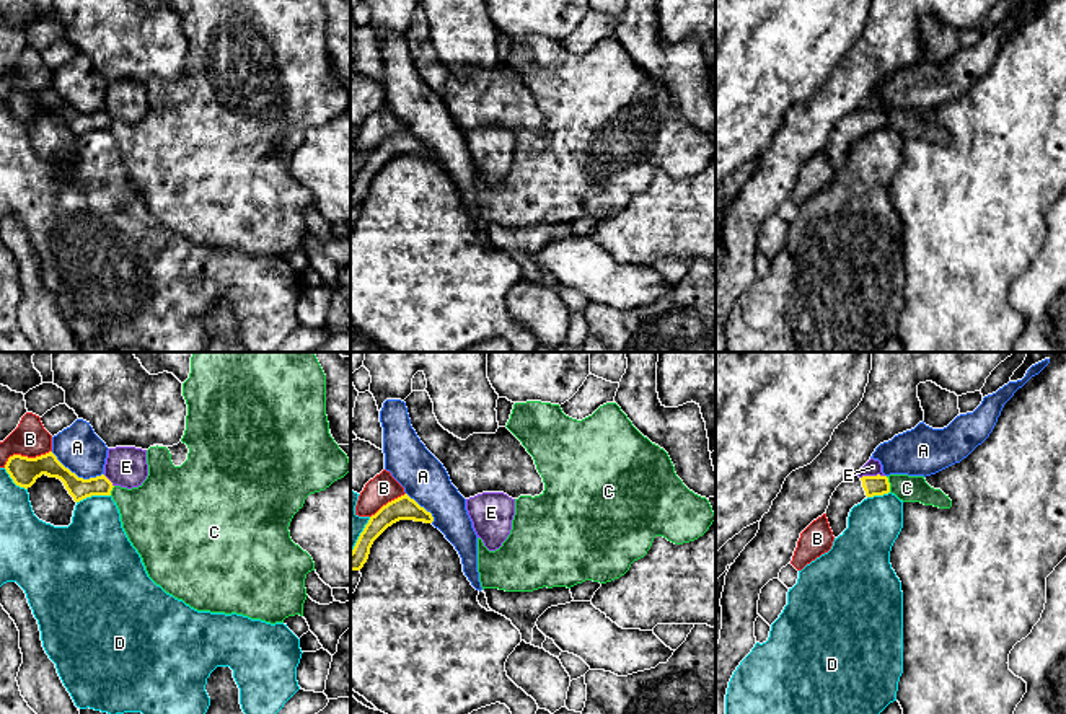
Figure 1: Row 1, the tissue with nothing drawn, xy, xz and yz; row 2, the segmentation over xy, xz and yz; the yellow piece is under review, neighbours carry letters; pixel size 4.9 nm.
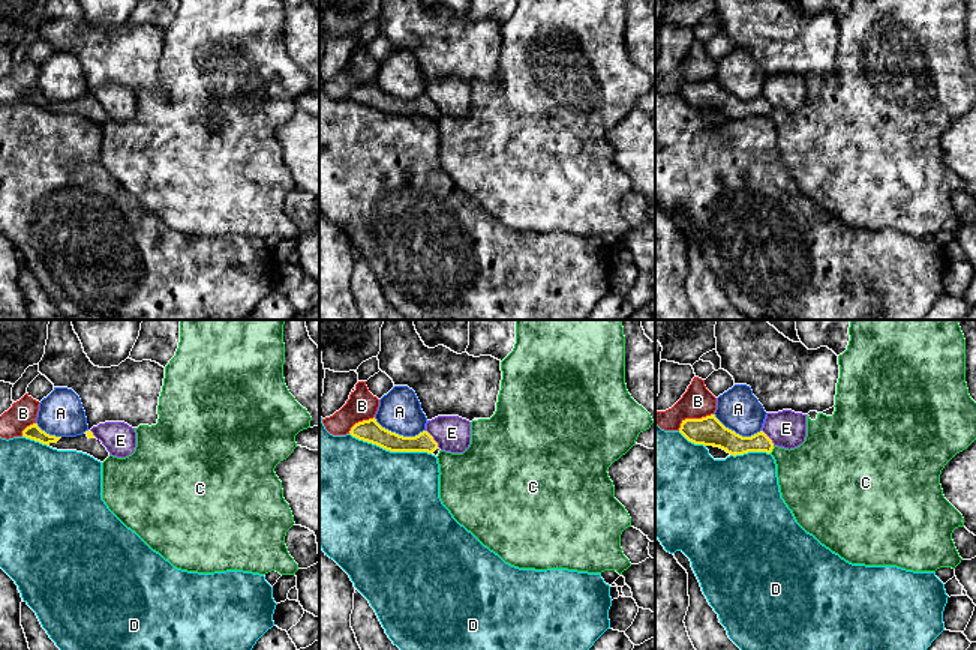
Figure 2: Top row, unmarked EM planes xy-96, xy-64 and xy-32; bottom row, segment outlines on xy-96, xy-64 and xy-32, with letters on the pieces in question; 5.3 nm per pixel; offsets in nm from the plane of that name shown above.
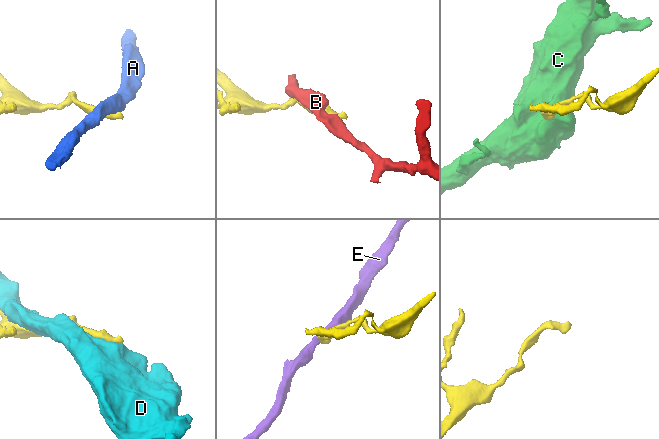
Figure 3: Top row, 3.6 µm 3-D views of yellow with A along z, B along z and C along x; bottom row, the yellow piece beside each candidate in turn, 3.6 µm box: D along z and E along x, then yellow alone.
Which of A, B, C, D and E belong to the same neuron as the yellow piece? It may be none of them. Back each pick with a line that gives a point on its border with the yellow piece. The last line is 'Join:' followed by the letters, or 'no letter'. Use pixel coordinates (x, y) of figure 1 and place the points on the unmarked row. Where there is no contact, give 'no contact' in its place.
Join: no letter

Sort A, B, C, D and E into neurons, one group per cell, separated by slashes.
A / B / C / D / E

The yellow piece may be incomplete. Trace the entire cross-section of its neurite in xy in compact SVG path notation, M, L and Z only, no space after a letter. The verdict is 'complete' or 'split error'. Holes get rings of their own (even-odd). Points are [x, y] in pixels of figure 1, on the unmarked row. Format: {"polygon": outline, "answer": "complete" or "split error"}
{"polygon": "M52 86L36 93L13 90L8 93L5 104L13 117L24 124L31 122L42 109L57 112L64 117L75 137L91 130L111 130L114 122L104 109L90 114L78 112Z", "answer": "complete"}

